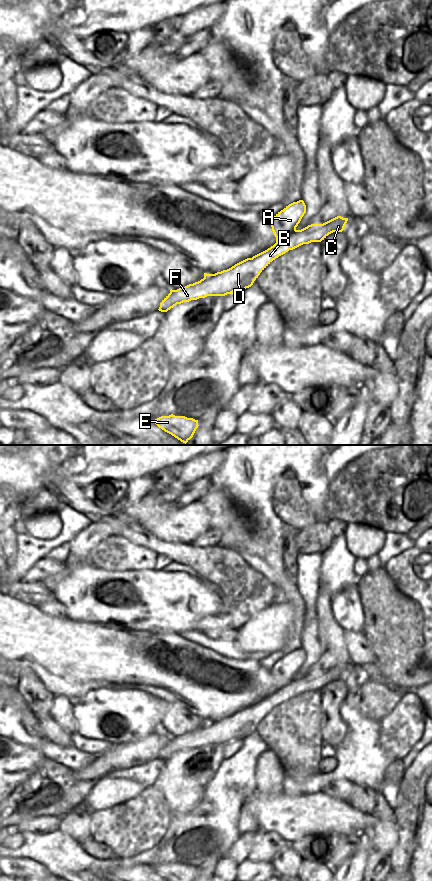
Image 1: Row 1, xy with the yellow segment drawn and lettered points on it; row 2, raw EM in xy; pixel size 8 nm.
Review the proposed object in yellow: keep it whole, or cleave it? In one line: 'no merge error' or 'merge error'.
merge error

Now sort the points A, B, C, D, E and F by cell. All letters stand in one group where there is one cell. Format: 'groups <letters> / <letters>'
groups A D / B C E F

